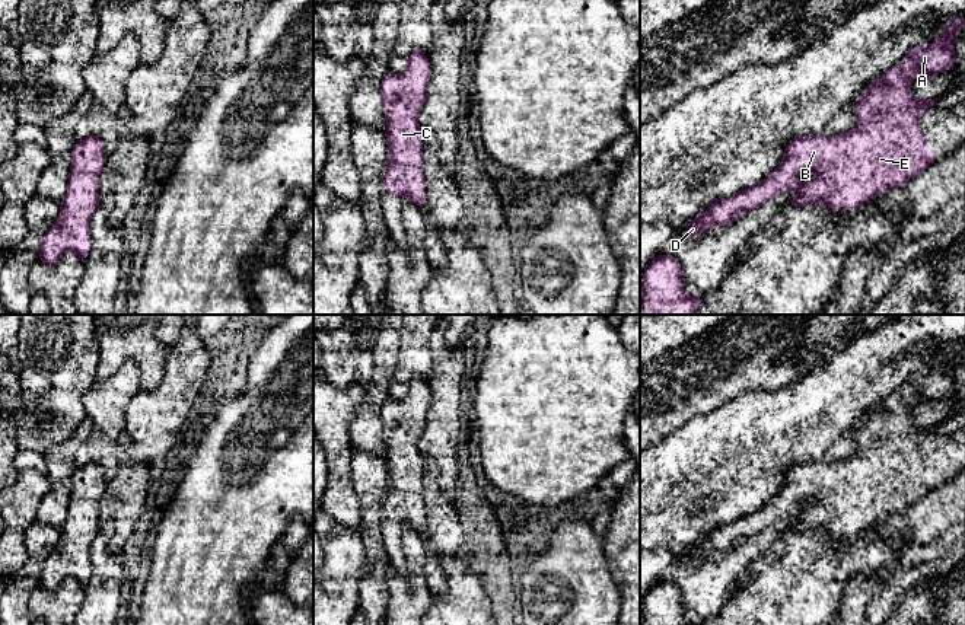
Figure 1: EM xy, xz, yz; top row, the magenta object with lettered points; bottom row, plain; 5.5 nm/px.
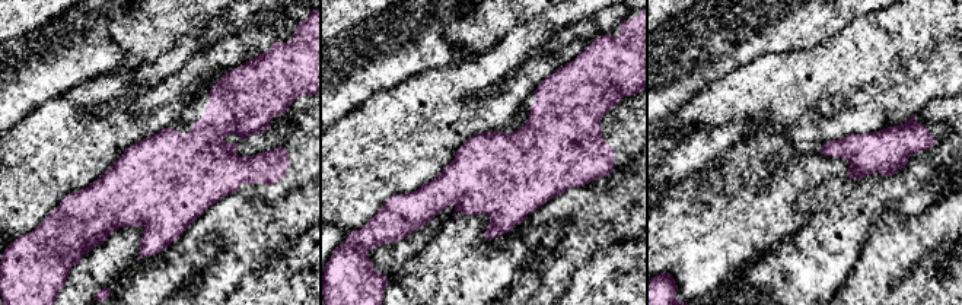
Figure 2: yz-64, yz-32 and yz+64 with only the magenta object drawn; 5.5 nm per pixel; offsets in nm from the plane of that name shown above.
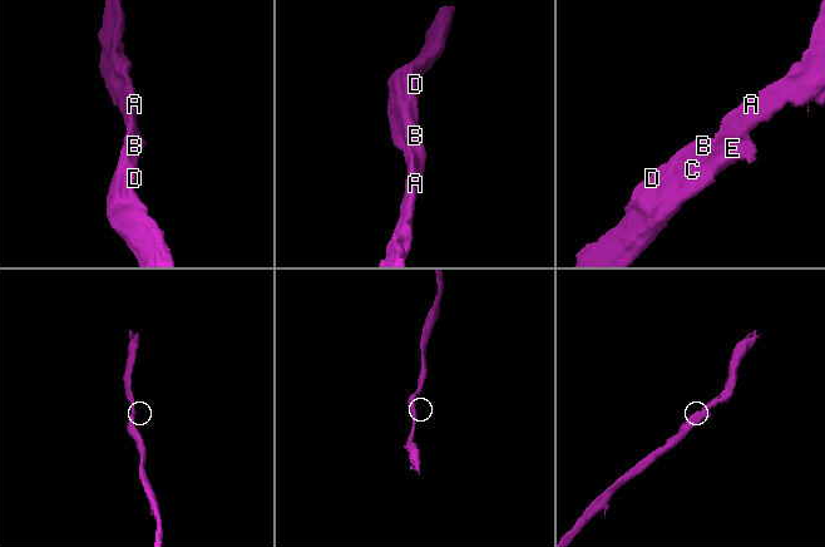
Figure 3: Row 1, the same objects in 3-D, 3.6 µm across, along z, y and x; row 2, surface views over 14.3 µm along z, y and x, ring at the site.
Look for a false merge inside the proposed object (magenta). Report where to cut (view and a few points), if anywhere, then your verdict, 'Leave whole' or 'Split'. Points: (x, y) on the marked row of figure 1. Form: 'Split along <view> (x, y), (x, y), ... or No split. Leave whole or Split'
No split. Leave whole

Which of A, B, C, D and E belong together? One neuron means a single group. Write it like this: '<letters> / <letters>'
A B C D E

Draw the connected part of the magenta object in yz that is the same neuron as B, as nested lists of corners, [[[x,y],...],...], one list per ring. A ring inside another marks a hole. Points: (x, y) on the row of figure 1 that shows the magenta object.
[[[956,17],[952,25],[943,23],[936,41],[913,48],[866,86],[853,106],[857,121],[851,130],[832,137],[794,137],[773,172],[732,197],[713,201],[688,223],[682,237],[730,224],[739,214],[789,191],[796,207],[821,204],[832,211],[854,210],[926,170],[934,162],[934,150],[926,143],[920,118],[937,98],[914,99],[911,83],[955,66],[959,39],[953,35],[964,23],[964,17]],[[806,170],[816,175],[802,184],[799,175]]]

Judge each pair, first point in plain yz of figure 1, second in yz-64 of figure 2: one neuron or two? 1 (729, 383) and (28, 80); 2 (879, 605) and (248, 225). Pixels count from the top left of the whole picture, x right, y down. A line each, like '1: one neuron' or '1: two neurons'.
1: one neuron
2: one neuron

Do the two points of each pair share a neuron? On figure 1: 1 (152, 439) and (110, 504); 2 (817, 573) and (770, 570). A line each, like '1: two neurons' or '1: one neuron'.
1: two neurons
2: one neuron

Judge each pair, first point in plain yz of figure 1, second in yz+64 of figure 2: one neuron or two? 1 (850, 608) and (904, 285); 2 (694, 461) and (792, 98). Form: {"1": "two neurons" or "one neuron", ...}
{"1": "one neuron", "2": "one neuron"}

